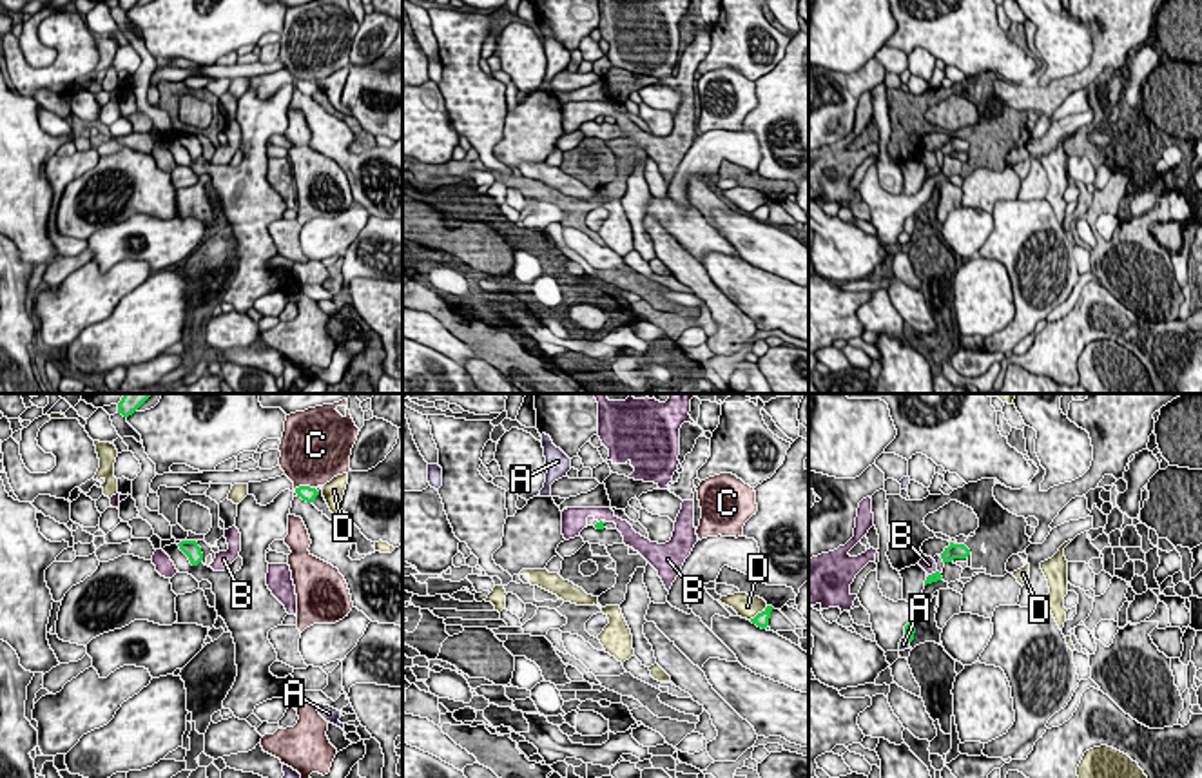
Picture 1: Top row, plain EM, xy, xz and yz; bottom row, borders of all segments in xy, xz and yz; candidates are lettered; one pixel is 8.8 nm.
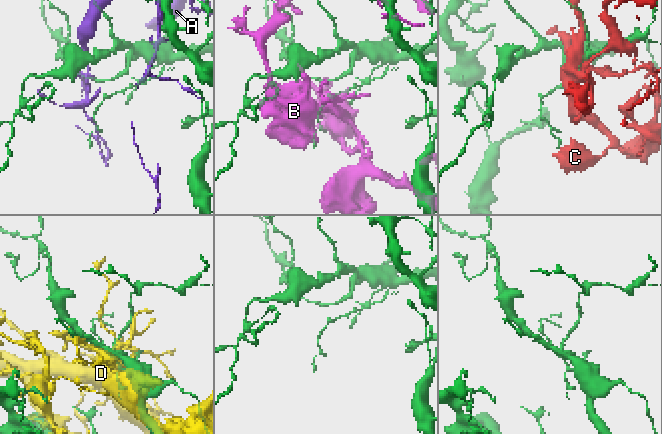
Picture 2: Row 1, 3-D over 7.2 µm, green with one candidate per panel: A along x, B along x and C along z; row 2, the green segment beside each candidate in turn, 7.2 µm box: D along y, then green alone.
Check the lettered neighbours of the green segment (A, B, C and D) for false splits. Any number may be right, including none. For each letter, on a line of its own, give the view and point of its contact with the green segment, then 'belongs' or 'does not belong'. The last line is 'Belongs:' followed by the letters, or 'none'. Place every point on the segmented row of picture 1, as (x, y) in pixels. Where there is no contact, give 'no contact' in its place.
A: yz (907, 639) | does not belong
B: yz (932, 573) | does not belong
C: xy (303, 486) | does not belong
D: xz (758, 613) | does not belong
Belongs: none

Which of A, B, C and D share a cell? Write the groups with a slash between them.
A / B / C / D

